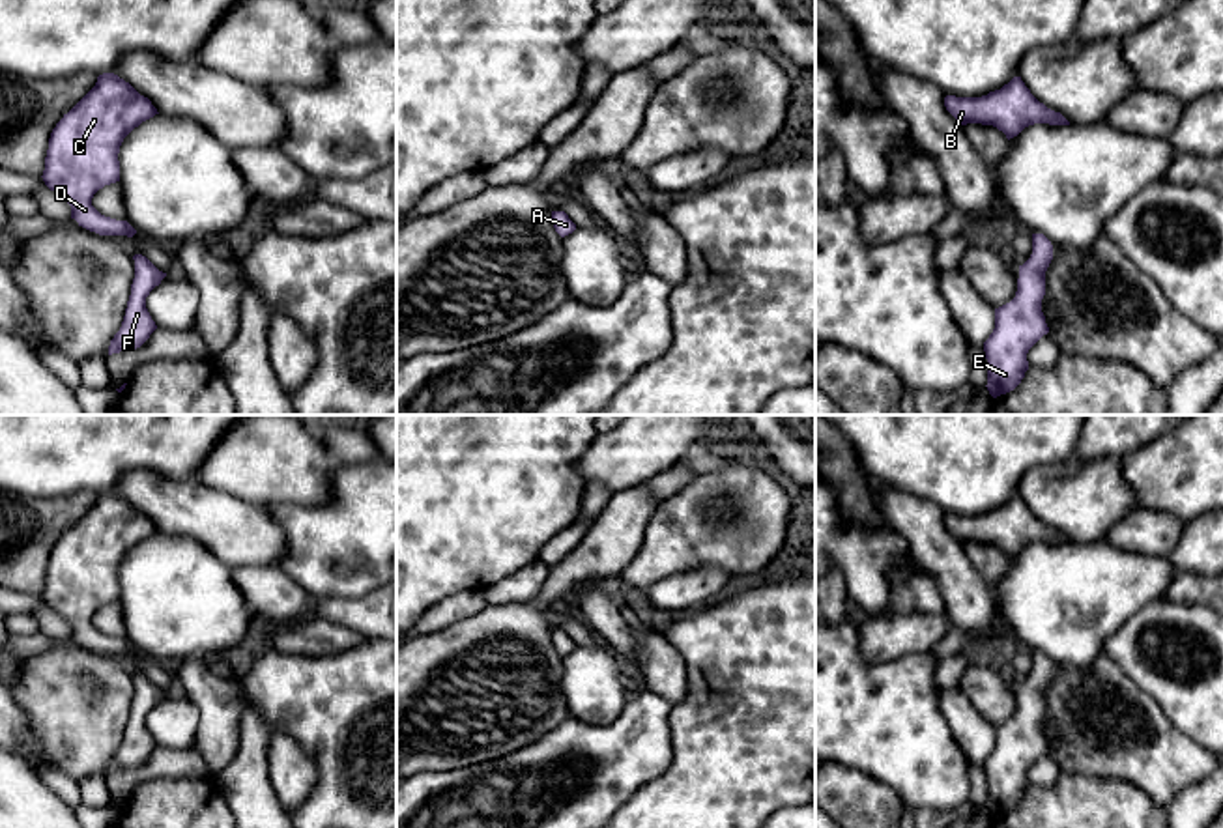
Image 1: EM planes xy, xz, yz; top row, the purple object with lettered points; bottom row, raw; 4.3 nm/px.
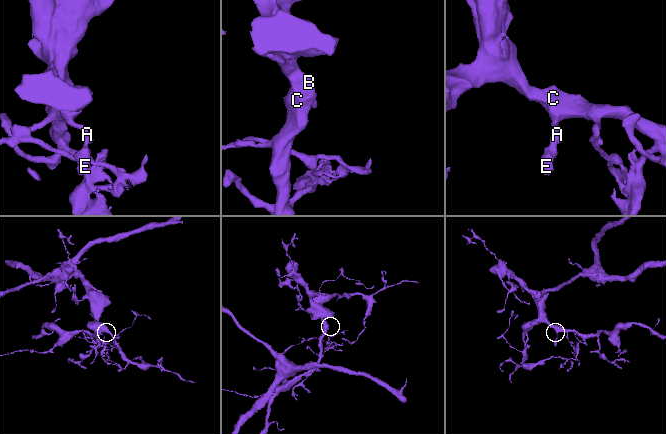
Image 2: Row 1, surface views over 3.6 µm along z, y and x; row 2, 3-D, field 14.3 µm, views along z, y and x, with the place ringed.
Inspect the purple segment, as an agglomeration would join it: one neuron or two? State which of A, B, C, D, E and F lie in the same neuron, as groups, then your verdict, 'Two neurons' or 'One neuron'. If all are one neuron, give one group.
Groups: A B C D E F. One neuron

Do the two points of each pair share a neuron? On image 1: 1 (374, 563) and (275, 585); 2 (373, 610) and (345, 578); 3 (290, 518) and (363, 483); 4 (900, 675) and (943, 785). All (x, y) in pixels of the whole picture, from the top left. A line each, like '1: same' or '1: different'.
1: different
2: different
3: same
4: same

